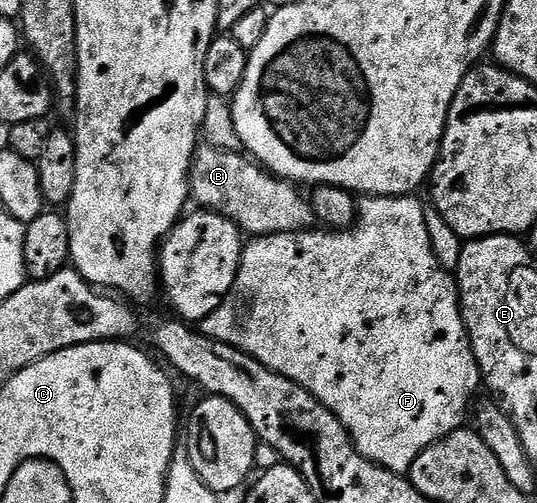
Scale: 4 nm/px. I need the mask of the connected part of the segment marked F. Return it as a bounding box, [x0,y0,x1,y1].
[198,196,481,475]

